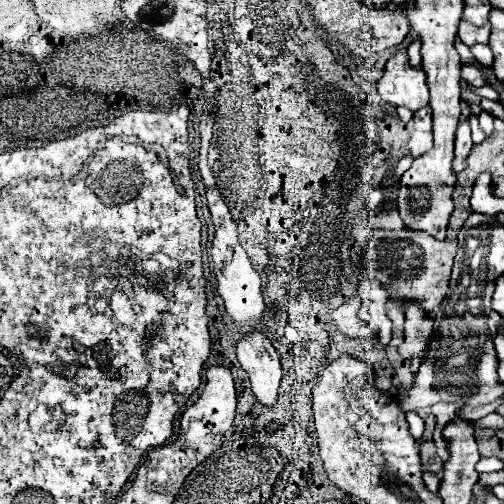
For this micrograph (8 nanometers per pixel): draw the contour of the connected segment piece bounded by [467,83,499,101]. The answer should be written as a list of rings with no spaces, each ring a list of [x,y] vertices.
[[[468,83],[468,89],[474,92],[476,95],[480,97],[485,97],[492,101],[499,100],[499,94],[493,86],[490,85],[483,85],[482,87],[475,88],[473,85]]]

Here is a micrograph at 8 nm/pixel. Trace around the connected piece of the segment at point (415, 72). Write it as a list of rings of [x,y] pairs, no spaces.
[[[398,50],[386,62],[384,74],[378,82],[378,92],[384,102],[392,106],[406,106],[410,110],[420,110],[428,106],[428,86],[424,70],[410,68],[406,50]]]

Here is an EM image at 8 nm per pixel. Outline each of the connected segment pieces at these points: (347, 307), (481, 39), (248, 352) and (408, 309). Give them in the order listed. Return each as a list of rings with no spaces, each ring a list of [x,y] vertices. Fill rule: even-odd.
[[[358,296],[346,300],[338,310],[332,312],[332,320],[338,324],[338,330],[348,338],[368,338],[372,336],[372,328],[358,316],[362,300]]]
[[[461,20],[458,27],[458,38],[466,44],[466,46],[474,46],[474,44],[486,44],[490,36],[490,24],[484,26],[474,26],[470,22]]]
[[[258,330],[248,332],[236,342],[236,358],[250,378],[254,396],[262,404],[274,406],[282,370],[276,348],[268,340],[268,336]]]
[[[404,302],[404,316],[406,316],[406,326],[404,326],[404,342],[398,346],[398,352],[402,358],[422,358],[426,356],[426,344],[430,344],[432,336],[432,318],[428,312],[418,308],[414,302]]]

